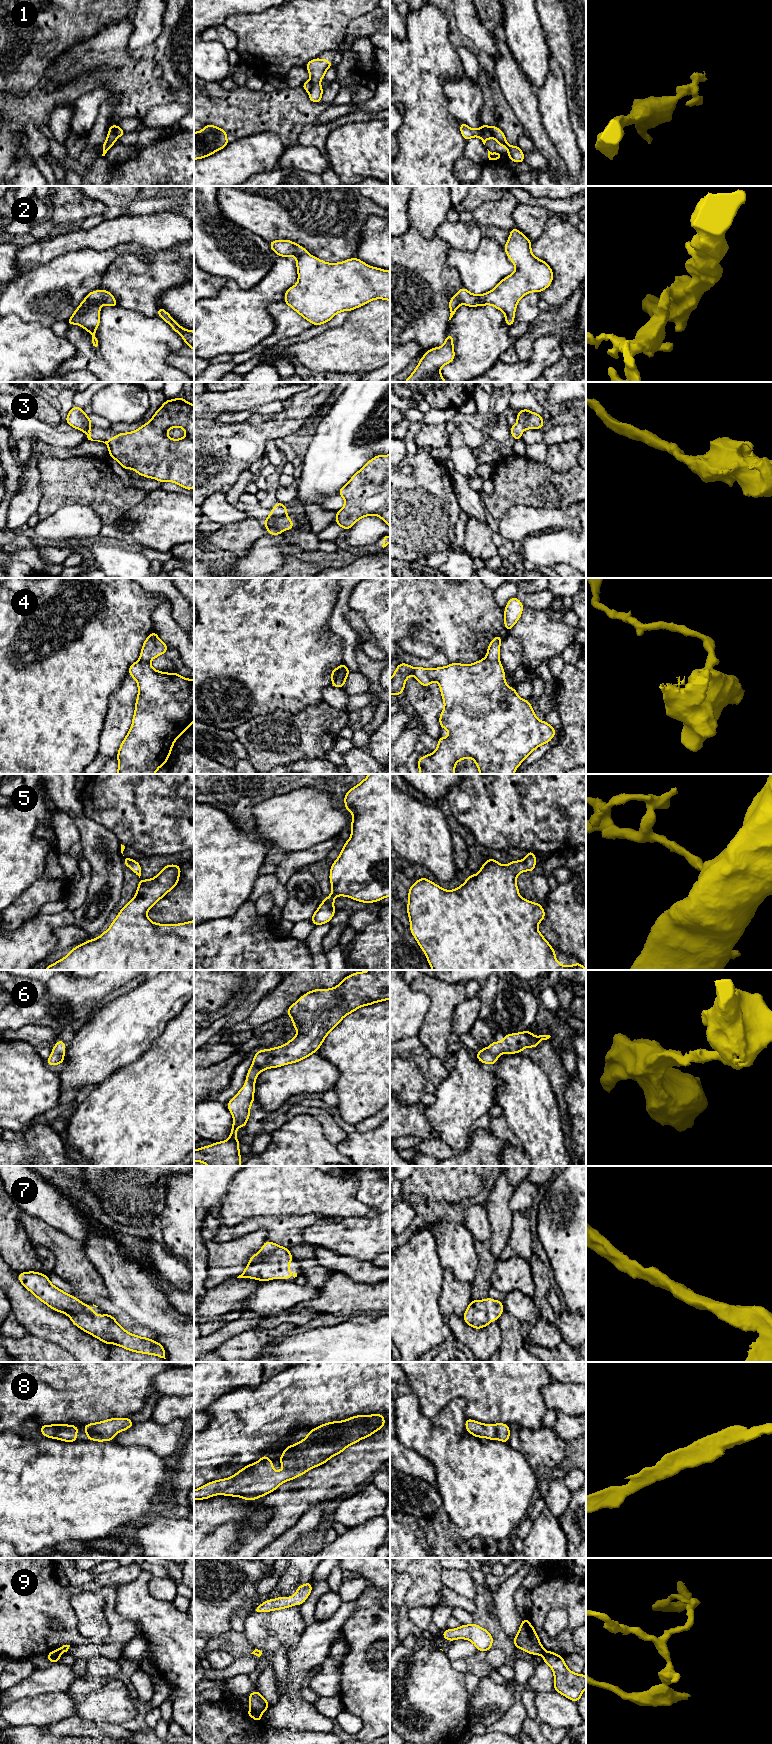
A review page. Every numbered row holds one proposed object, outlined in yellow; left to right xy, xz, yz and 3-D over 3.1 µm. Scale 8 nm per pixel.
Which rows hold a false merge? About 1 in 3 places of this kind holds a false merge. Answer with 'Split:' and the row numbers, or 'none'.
Split: 1, 4, 9

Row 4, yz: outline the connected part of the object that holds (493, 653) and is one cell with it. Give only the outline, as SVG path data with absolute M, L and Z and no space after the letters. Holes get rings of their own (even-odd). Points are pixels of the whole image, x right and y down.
M496 635L493 640L490 642L486 654L486 658L491 661L499 661L500 659L500 644L502 638L499 635Z

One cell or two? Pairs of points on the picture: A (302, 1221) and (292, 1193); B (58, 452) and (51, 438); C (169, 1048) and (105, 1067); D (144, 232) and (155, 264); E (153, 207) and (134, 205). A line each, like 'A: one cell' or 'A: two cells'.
A: two cells
B: two cells
C: one cell
D: two cells
E: one cell

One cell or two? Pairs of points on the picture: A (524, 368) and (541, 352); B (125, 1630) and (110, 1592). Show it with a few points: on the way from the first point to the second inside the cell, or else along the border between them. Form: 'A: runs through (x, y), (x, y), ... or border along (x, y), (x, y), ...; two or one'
A: runs through (529, 367), (539, 357); one
B: runs through (116, 1621), (112, 1613), (112, 1601); one

